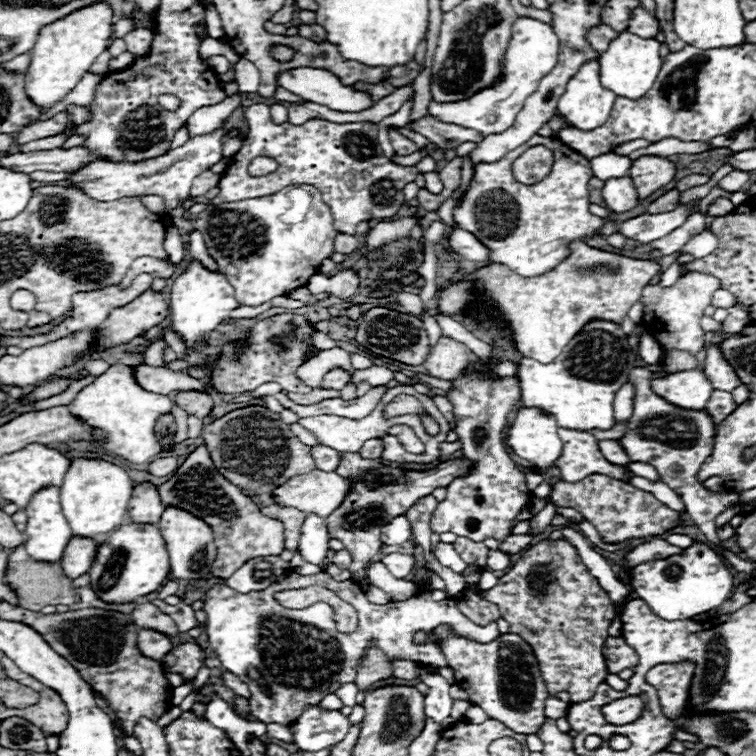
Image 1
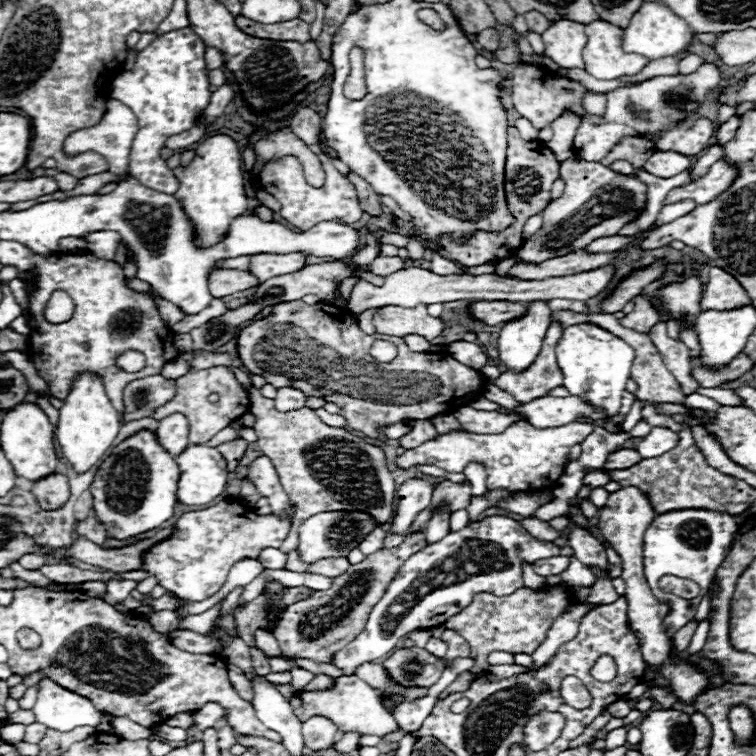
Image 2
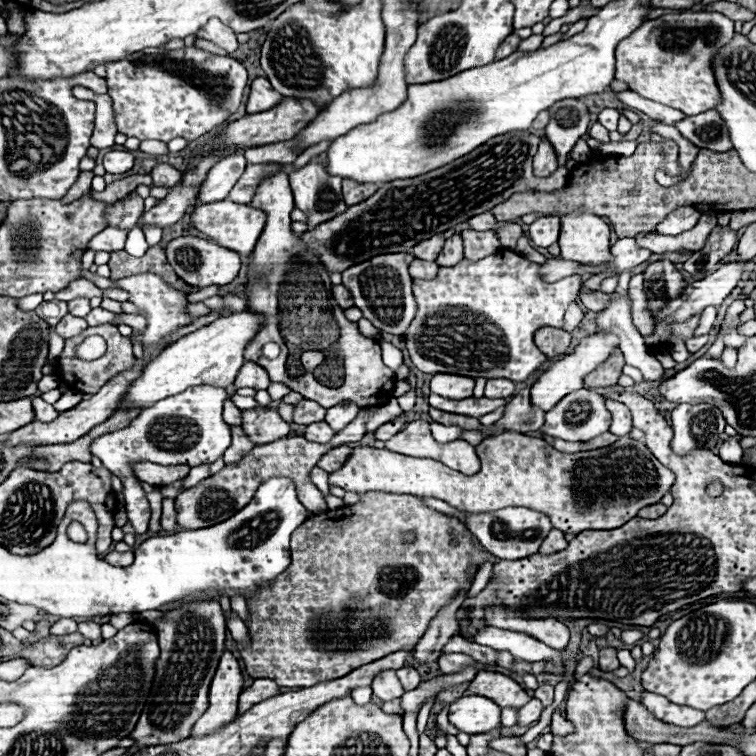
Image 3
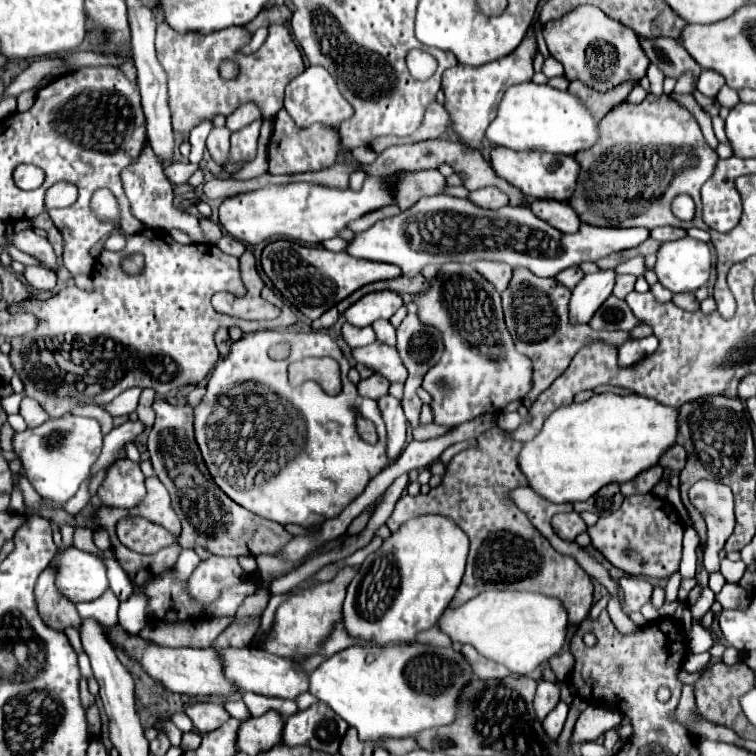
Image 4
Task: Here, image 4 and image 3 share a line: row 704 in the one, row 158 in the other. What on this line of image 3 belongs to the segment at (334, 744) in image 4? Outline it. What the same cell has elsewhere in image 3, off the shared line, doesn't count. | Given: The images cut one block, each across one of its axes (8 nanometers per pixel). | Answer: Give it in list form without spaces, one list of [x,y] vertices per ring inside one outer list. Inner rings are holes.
[[[326,152],[312,158],[306,166],[290,172],[290,186],[294,192],[296,208],[304,210],[308,216],[308,228],[314,228],[338,214],[348,206],[344,204],[340,192],[340,176],[330,176],[326,172],[328,156]]]

